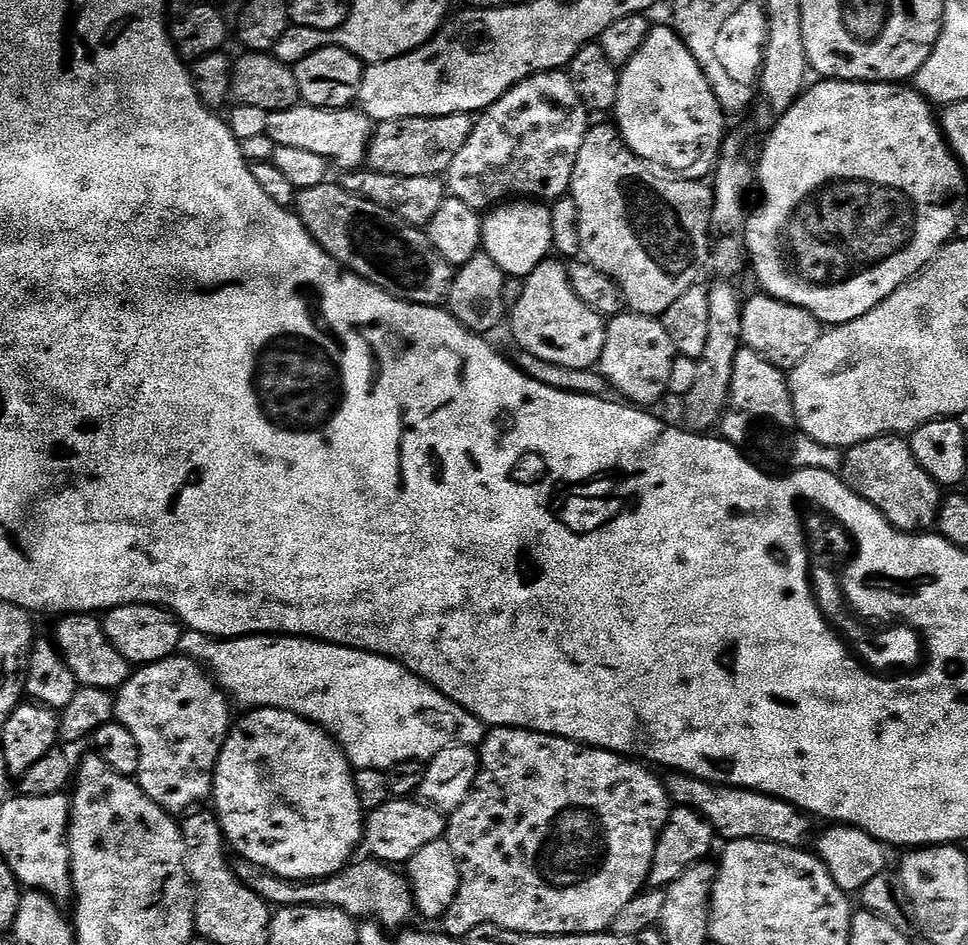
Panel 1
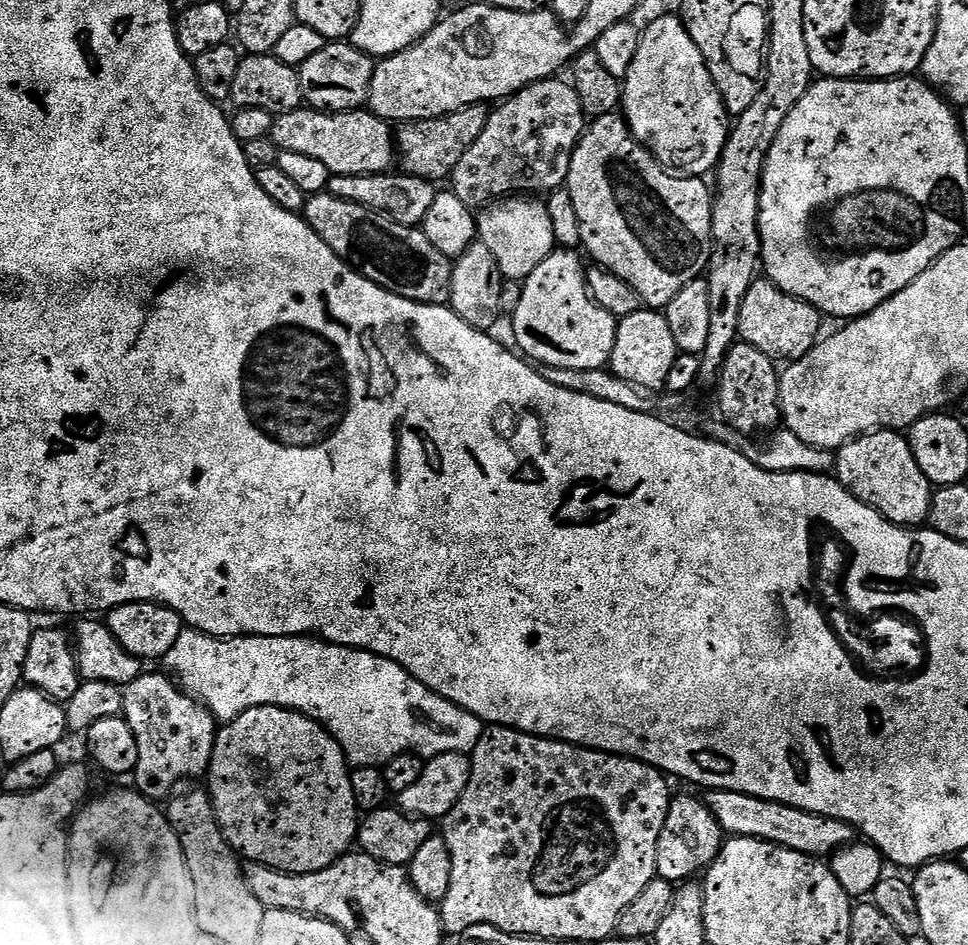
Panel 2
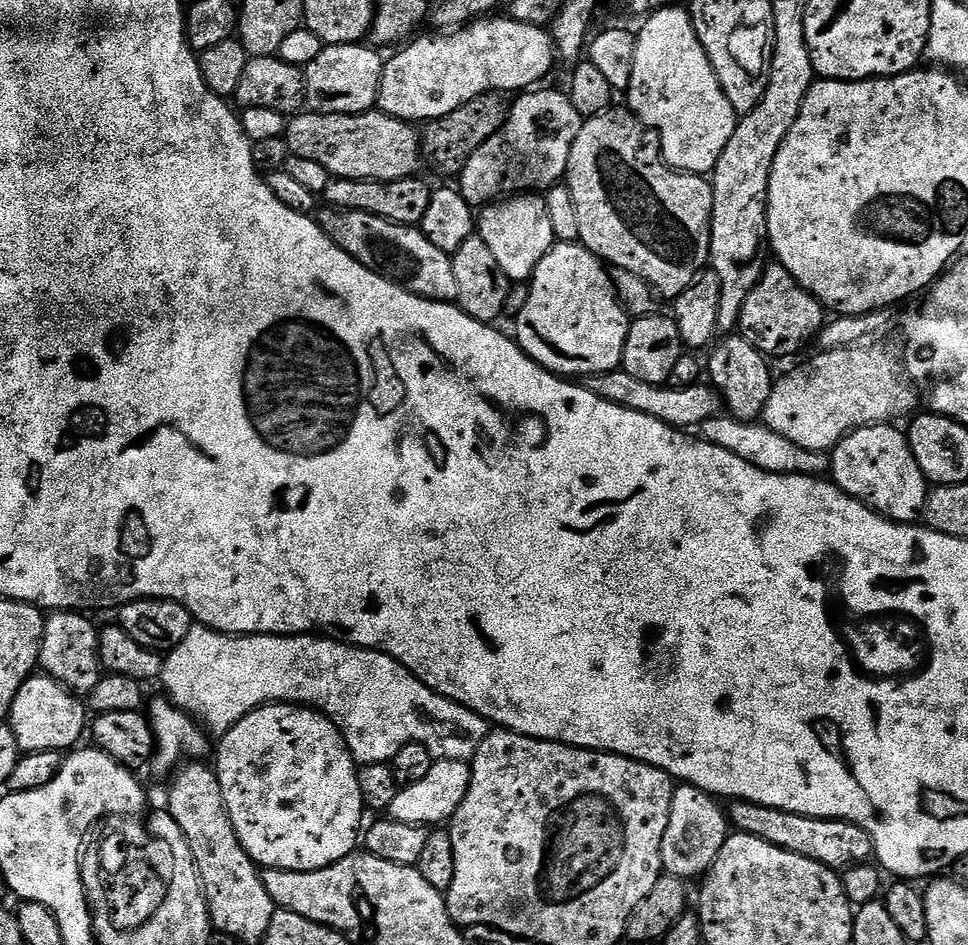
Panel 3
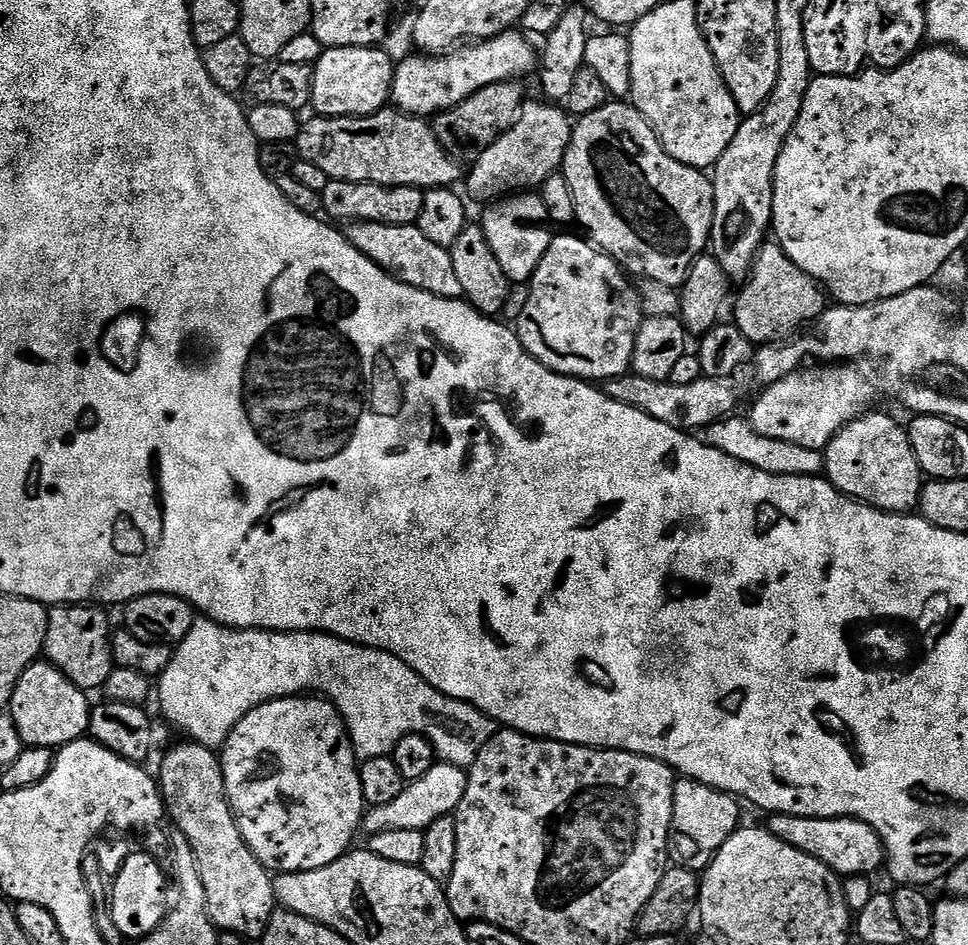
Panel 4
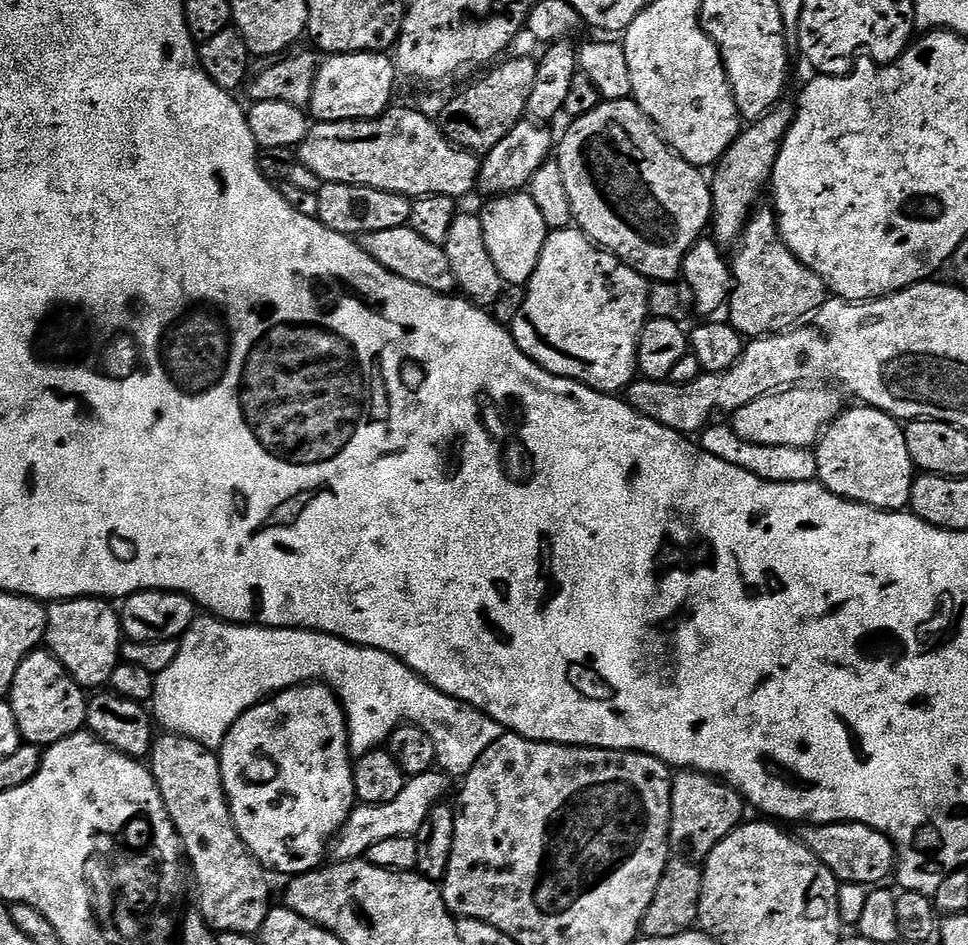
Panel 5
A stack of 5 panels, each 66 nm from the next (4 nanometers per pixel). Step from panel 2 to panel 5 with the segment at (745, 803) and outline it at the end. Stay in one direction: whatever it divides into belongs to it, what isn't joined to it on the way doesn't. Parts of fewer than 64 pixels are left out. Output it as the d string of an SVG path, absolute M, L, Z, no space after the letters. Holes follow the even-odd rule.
M809 823L798 838L829 868L841 884L880 886L893 875L896 866L896 847L886 834L865 824L814 824Z

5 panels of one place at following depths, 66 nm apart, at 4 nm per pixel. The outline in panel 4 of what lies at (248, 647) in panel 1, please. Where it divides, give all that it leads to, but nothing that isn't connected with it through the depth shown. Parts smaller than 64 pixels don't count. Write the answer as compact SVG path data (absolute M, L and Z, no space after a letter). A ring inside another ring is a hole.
M207 618L196 619L190 634L186 634L186 638L175 645L170 666L166 666L158 678L158 696L159 692L161 714L178 731L185 732L188 735L185 737L191 743L213 750L223 749L234 726L238 726L238 722L242 722L250 710L262 706L268 700L301 694L326 698L340 711L344 729L361 761L391 756L394 746L398 746L404 736L418 734L432 743L433 750L443 763L467 770L478 758L482 746L486 746L488 739L498 730L494 721L480 713L474 705L434 690L434 686L410 670L404 660L389 652L352 644L324 632L233 630Z

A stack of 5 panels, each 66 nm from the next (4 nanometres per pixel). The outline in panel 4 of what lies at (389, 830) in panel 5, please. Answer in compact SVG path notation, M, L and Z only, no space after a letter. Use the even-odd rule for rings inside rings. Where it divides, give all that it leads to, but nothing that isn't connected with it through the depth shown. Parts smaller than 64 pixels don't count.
M437 762L422 778L411 781L394 802L386 802L386 806L369 807L364 813L362 828L371 834L382 830L418 830L423 832L435 820L443 816L452 816L457 806L462 802L462 794L466 794L468 773L465 769Z

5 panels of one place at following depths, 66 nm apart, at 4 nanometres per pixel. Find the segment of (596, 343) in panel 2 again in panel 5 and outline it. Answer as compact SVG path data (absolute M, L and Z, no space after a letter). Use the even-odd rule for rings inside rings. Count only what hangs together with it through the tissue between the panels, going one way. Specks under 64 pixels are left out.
M557 228L549 231L542 246L542 258L538 258L538 266L528 279L522 310L518 310L510 331L517 346L547 372L587 384L595 392L620 394L638 376L638 344L650 319L649 287L649 281L611 252L593 244L579 228Z

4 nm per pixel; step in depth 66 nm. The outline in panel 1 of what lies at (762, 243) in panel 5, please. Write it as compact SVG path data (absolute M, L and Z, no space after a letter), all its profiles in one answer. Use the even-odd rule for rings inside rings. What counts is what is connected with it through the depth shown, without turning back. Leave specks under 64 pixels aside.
M767 294L747 297L744 300L742 310L742 338L743 347L754 350L766 362L770 362L776 368L791 370L814 350L822 331L822 325L810 310L802 310L802 306L787 304L776 300Z

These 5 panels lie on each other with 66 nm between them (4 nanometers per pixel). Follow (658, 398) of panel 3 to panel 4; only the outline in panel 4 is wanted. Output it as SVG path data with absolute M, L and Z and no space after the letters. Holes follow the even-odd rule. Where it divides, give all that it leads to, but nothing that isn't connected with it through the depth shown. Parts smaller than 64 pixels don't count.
M625 374L603 381L602 391L614 402L622 402L622 406L634 406L634 410L642 410L642 414L650 414L650 418L666 422L666 426L674 426L679 432L692 434L737 411L736 396L728 387L725 381L707 378L690 382L690 386L674 386L667 380Z

